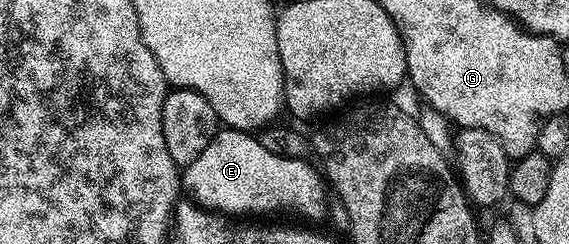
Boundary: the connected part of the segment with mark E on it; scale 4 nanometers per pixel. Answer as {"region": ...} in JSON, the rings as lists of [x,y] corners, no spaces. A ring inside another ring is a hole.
{"region":[[[228,127],[218,128],[217,133],[208,143],[207,147],[203,151],[199,152],[199,155],[195,160],[184,166],[183,172],[180,174],[179,181],[192,197],[192,200],[196,204],[205,209],[212,209],[226,215],[249,215],[245,213],[298,213],[301,217],[321,217],[325,213],[325,189],[327,190],[326,182],[323,180],[322,174],[316,169],[313,170],[311,166],[306,164],[306,160],[297,159],[283,159],[279,155],[271,155],[271,151],[267,151],[267,147],[261,145],[260,140],[252,132],[244,129],[231,129]]]}

